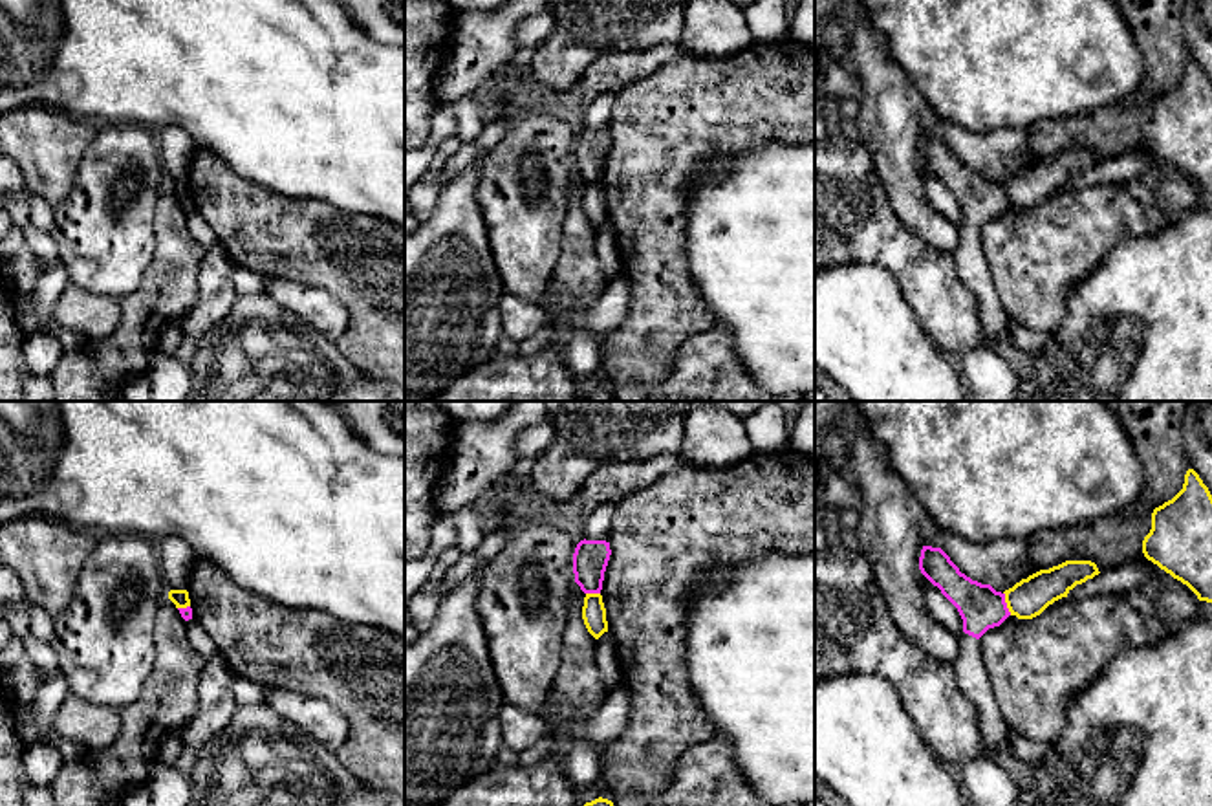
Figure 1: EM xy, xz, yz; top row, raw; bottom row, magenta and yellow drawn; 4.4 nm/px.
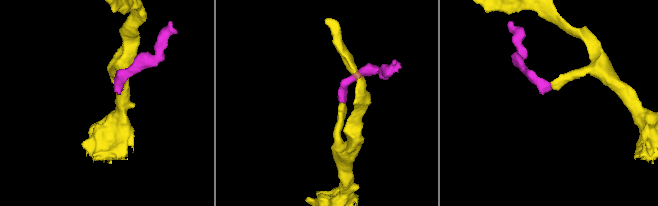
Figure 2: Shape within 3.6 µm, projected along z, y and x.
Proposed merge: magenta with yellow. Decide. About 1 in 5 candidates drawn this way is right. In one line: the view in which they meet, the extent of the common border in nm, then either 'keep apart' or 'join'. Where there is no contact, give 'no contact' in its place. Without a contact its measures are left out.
yz | 110 nm | keep apart

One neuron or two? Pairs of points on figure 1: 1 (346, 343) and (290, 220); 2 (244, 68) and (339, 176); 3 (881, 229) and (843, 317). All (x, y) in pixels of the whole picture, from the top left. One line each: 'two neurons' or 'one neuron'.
1: one neuron
2: one neuron
3: two neurons

